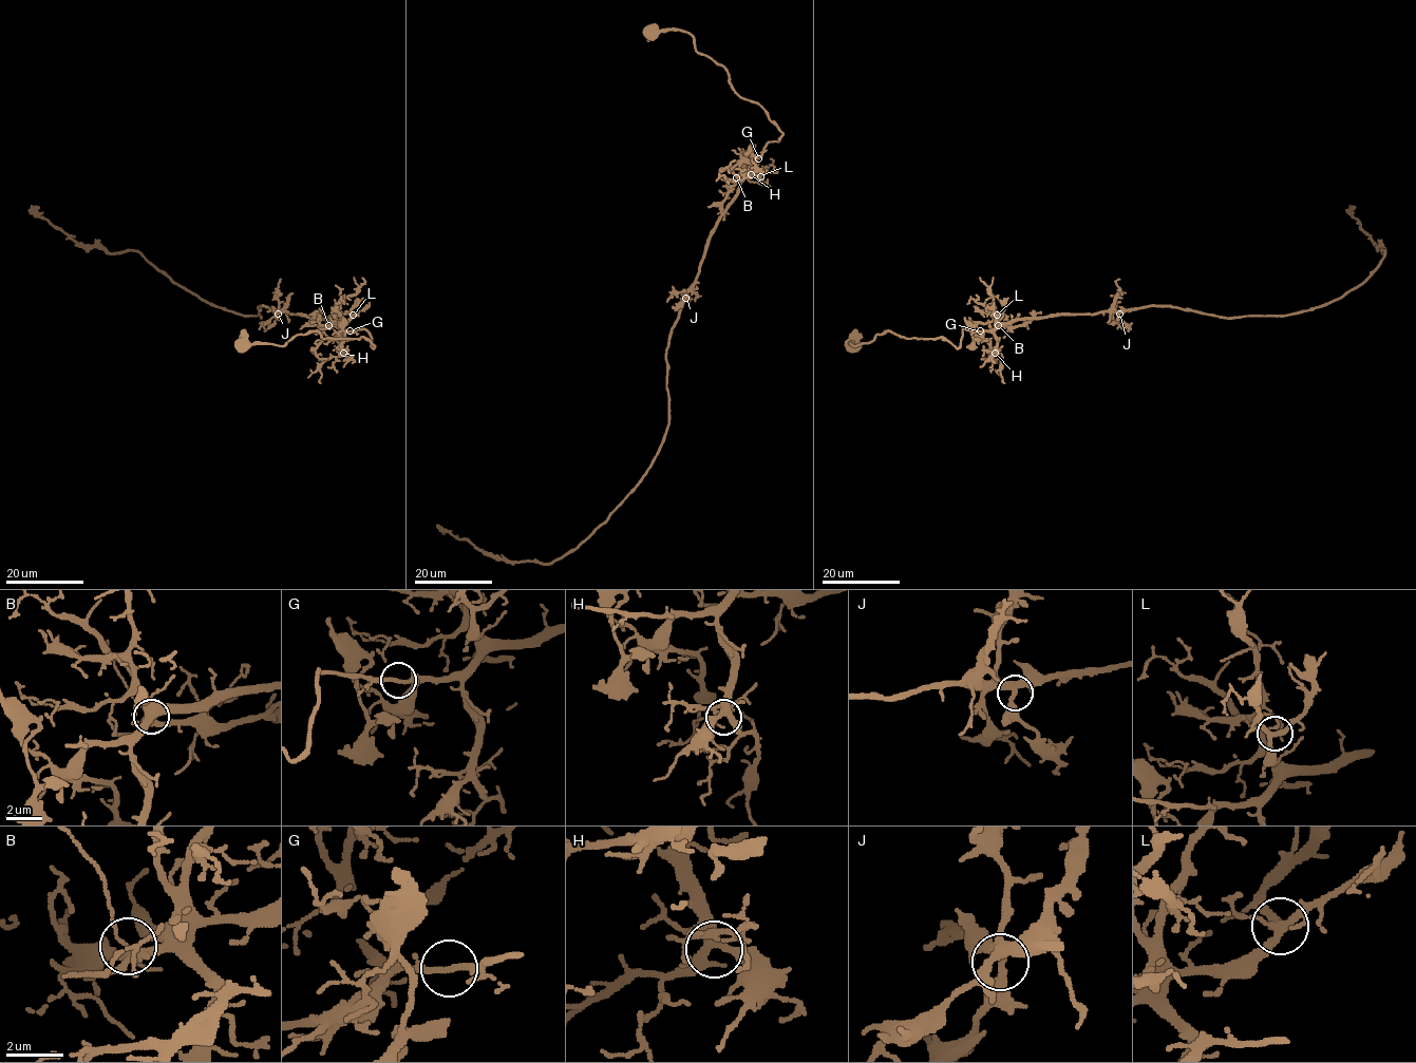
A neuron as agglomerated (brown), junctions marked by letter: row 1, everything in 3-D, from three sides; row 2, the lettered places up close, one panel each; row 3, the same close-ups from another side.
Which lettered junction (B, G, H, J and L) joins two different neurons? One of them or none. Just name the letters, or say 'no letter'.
no letter

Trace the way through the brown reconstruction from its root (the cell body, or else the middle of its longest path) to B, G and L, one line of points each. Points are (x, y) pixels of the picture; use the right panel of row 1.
B: (852, 344), (871, 342), (889, 330), (906, 339), (943, 337), (957, 348), (963, 328), (992, 330), (998, 325)
G: (852, 344), (871, 342), (876, 335), (889, 330), (906, 339), (943, 337), (957, 348), (963, 328), (980, 330)
L: (852, 344), (871, 342), (889, 330), (906, 339), (943, 337), (957, 348), (963, 328), (992, 330), (997, 315)

